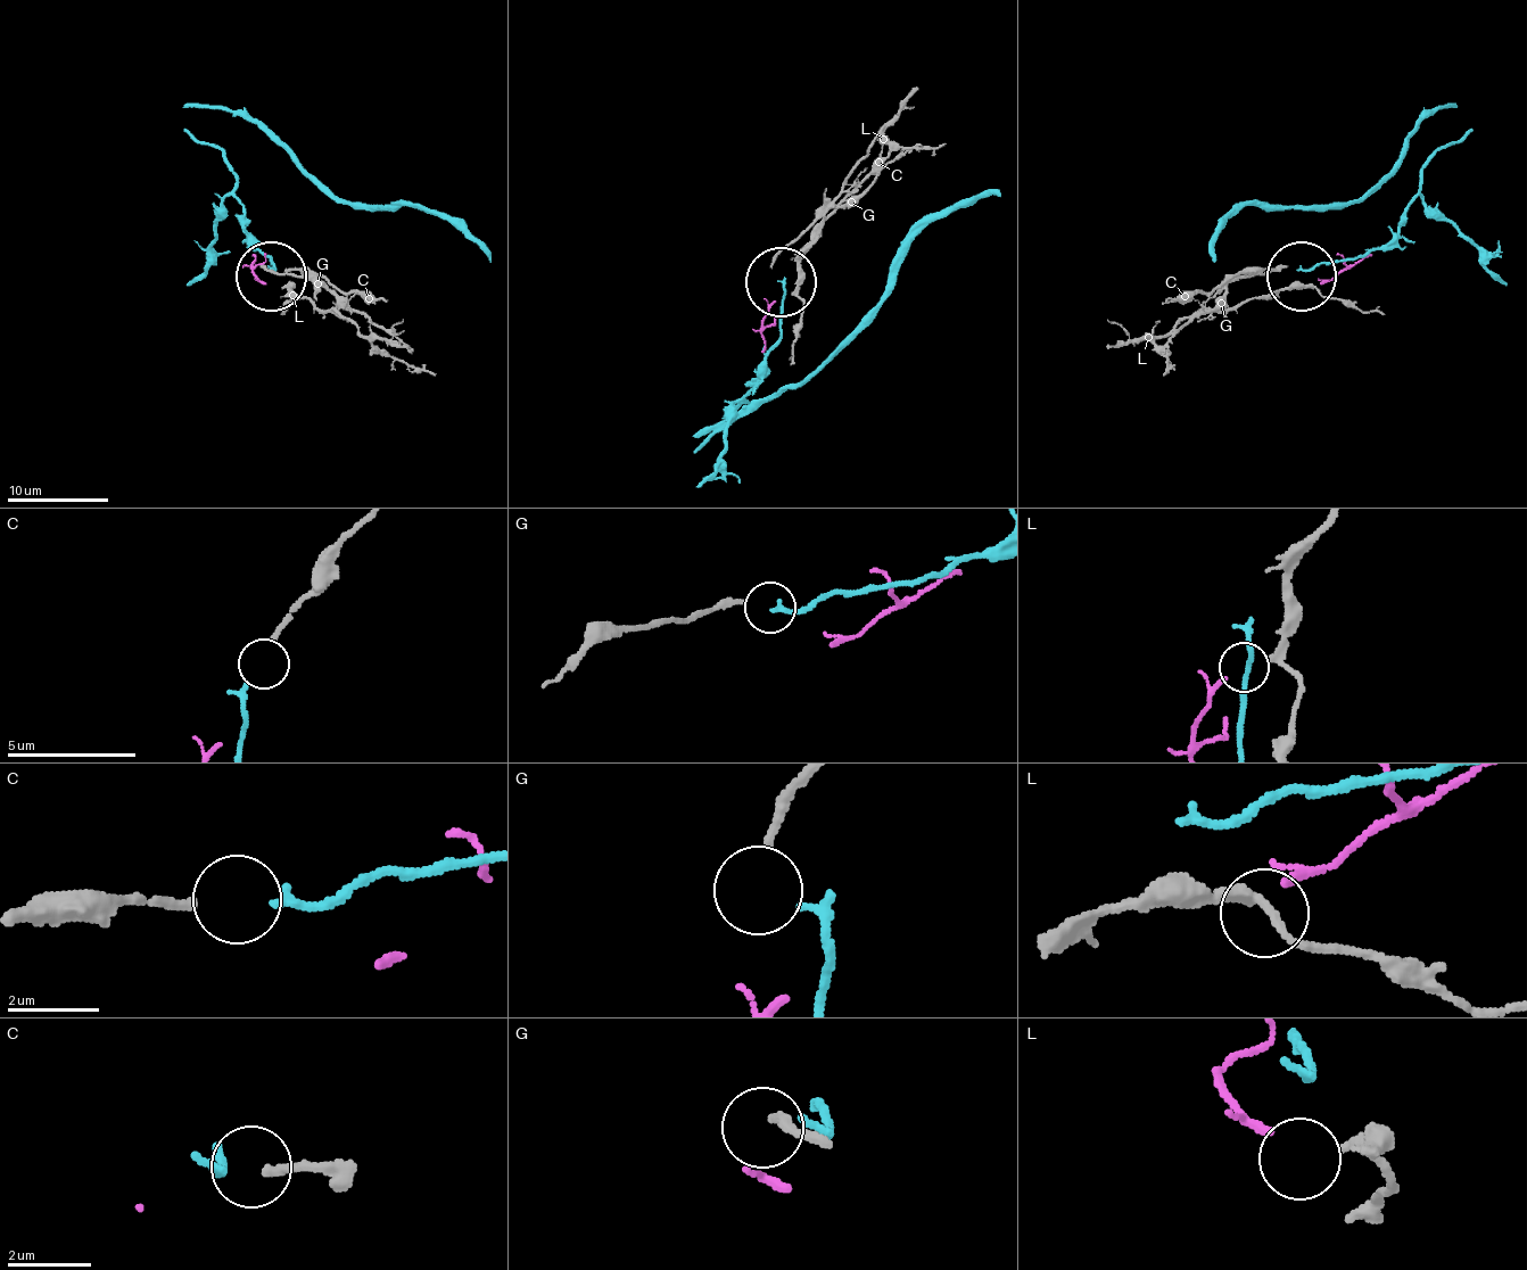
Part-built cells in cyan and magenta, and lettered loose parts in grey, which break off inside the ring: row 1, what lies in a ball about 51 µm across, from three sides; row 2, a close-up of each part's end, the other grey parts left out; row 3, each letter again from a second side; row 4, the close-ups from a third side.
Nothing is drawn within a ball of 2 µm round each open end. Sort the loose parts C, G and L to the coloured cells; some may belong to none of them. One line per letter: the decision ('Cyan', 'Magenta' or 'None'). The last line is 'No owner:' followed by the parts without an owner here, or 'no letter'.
C: Cyan
G: None
L: Magenta
No owner: G

